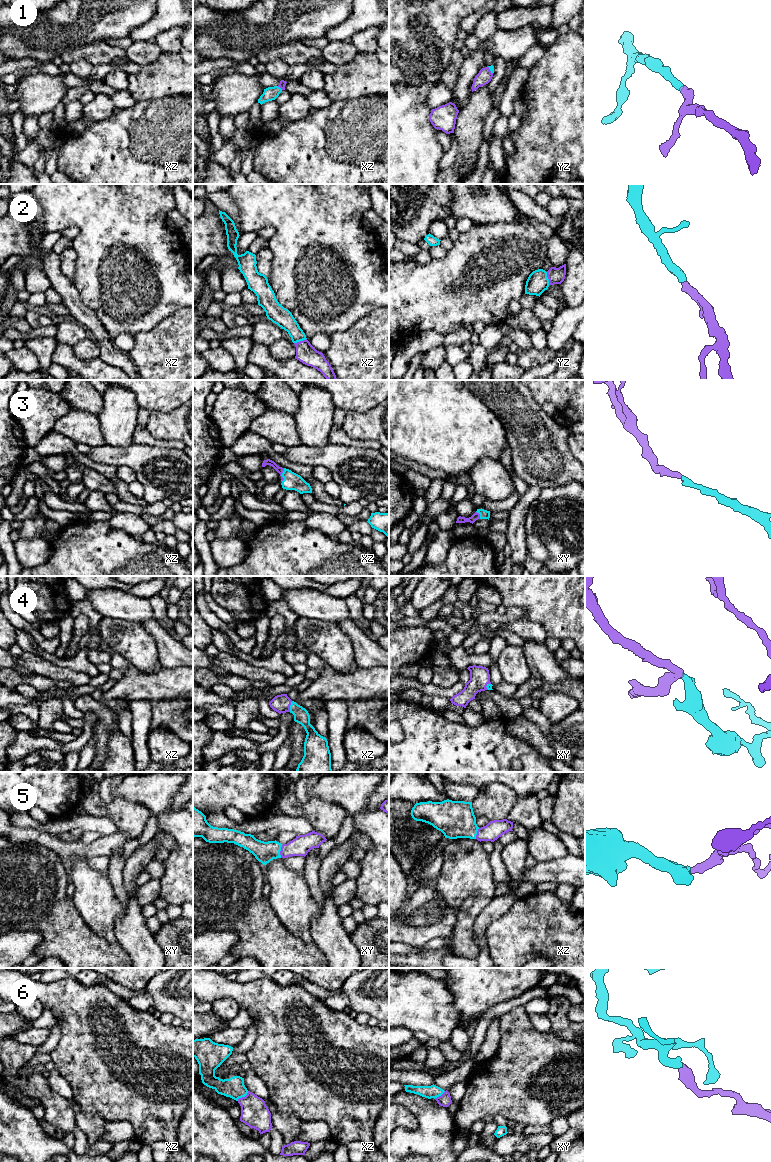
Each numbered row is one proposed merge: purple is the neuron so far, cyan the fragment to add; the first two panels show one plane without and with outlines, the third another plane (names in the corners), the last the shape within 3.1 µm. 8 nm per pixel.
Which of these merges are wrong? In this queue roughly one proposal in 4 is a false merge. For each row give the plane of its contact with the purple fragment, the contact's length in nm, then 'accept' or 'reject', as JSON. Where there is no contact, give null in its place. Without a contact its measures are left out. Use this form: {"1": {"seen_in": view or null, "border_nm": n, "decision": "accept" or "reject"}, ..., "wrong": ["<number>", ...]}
{"1": {"seen_in": "yz", "border_nm": 80, "decision": "accept"}, "2": {"seen_in": "xz", "border_nm": 110, "decision": "accept"}, "3": {"seen_in": "xz", "border_nm": 110, "decision": "accept"}, "4": {"seen_in": "xz", "border_nm": 90, "decision": "accept"}, "5": {"seen_in": "xy", "border_nm": 110, "decision": "accept"}, "6": {"seen_in": "xz", "border_nm": 120, "decision": "accept"}, "wrong": []}

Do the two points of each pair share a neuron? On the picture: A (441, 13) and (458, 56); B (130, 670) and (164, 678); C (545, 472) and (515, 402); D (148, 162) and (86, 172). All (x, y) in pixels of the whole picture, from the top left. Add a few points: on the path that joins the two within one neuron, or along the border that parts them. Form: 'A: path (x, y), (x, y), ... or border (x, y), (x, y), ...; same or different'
A: border (455, 50), (444, 71); different
B: path (138, 678), (140, 680), (156, 680); same
C: path (540, 455), (538, 443), (523, 419); same
D: path (133, 162), (101, 162); same

